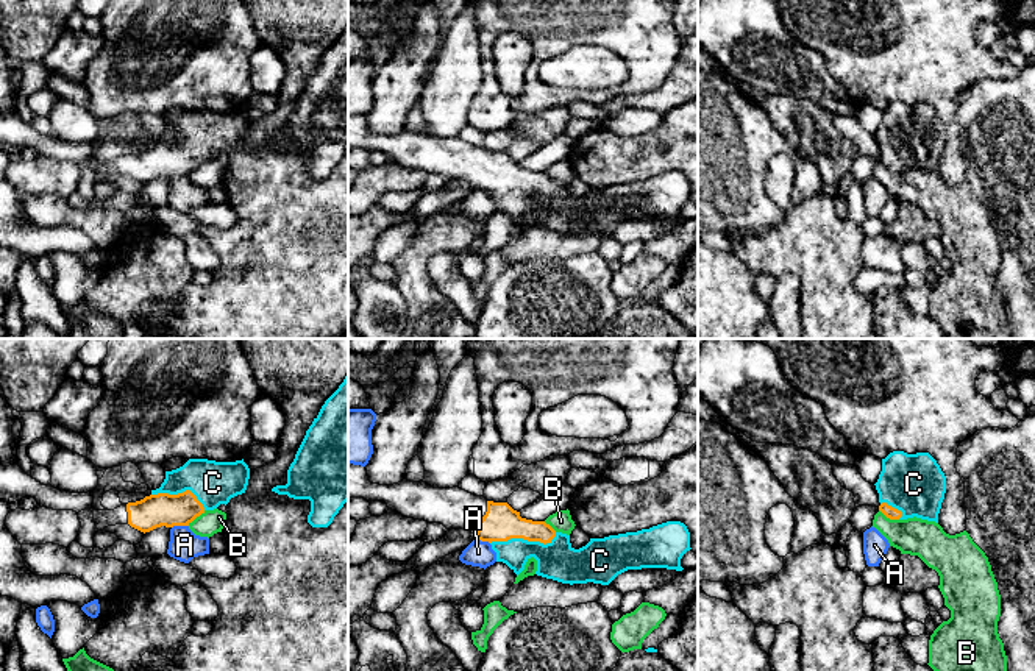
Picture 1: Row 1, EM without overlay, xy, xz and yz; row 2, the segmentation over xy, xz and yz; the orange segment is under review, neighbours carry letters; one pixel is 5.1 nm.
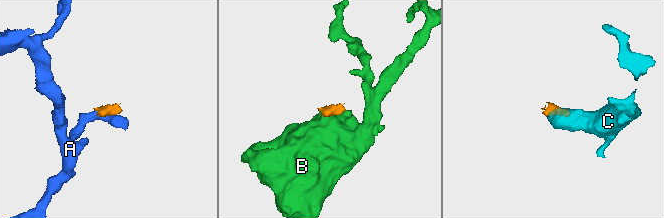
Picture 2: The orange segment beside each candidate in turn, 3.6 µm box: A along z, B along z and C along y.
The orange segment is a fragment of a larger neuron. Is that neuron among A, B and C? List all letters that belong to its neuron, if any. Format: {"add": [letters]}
{"add": ["C"]}

